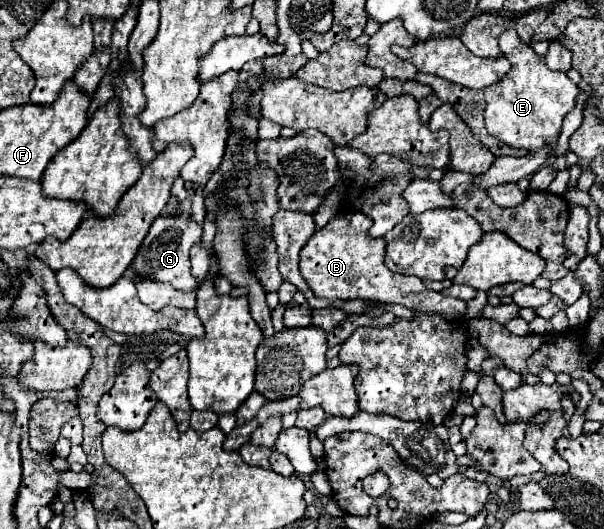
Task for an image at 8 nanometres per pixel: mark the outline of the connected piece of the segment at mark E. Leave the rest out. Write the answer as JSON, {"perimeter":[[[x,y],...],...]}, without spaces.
{"perimeter":[[[506,30],[500,36],[500,48],[510,60],[512,68],[502,82],[484,90],[488,102],[484,110],[486,130],[512,148],[524,148],[528,152],[548,148],[554,154],[562,120],[576,108],[576,98],[580,94],[578,86],[564,72],[550,70],[544,62],[544,56],[538,56],[528,44],[524,44],[516,30]]]}

